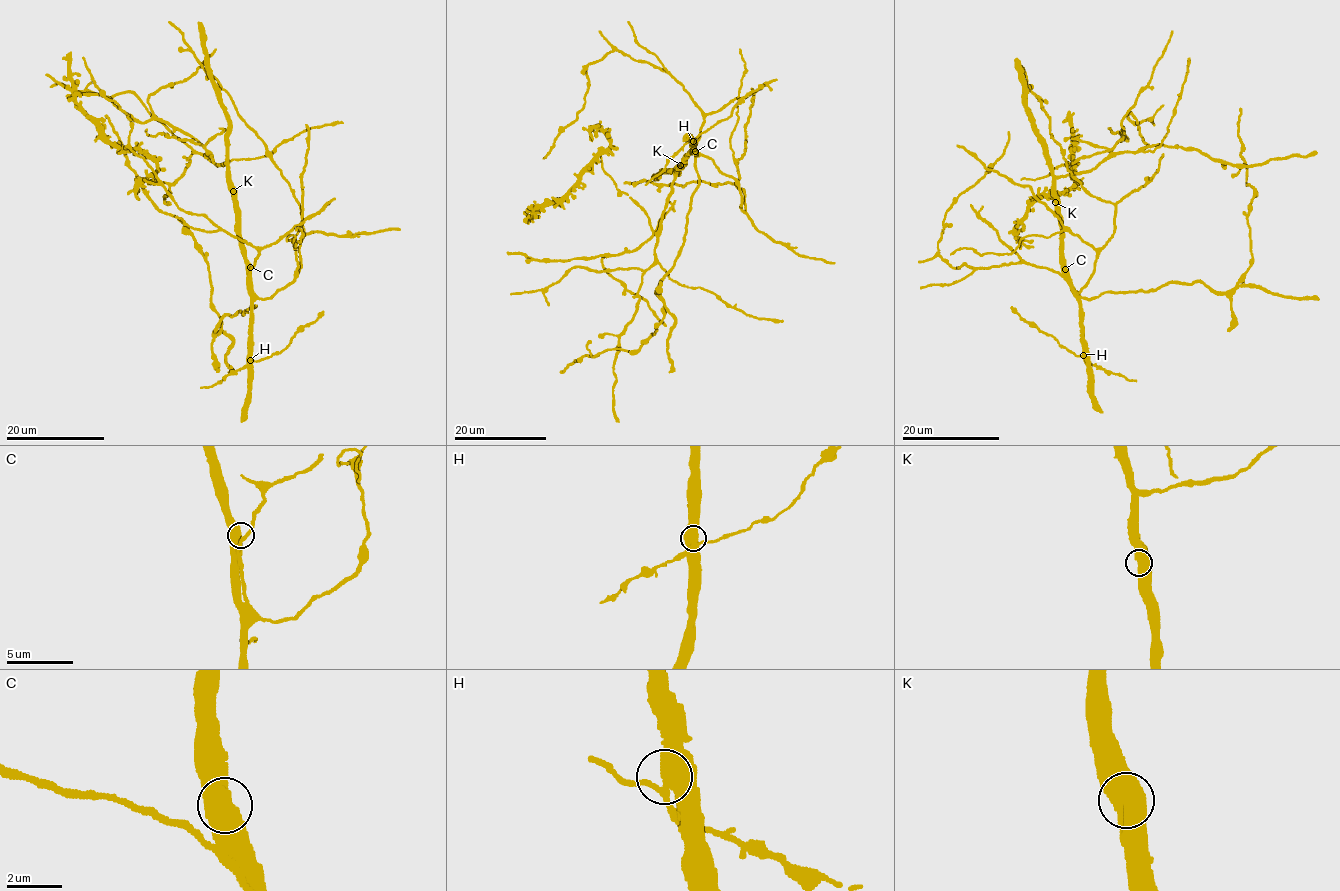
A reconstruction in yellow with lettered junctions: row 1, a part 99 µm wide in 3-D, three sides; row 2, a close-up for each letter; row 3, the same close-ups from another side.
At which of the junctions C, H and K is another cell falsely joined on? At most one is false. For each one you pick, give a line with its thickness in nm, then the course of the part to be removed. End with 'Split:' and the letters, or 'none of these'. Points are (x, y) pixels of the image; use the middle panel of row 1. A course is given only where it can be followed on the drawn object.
H: Thickness 600 nm. Course of the part to remove: (692, 141), (731, 115), (734, 105), (763, 85)
Split: H

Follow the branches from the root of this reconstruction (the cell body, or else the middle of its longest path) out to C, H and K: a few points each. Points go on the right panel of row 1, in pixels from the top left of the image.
C: (1071, 288), (1071, 279), (1065, 269)
H: (1071, 288), (1079, 304), (1083, 354)
K: (1071, 288), (1062, 256), (1061, 217), (1055, 202)

